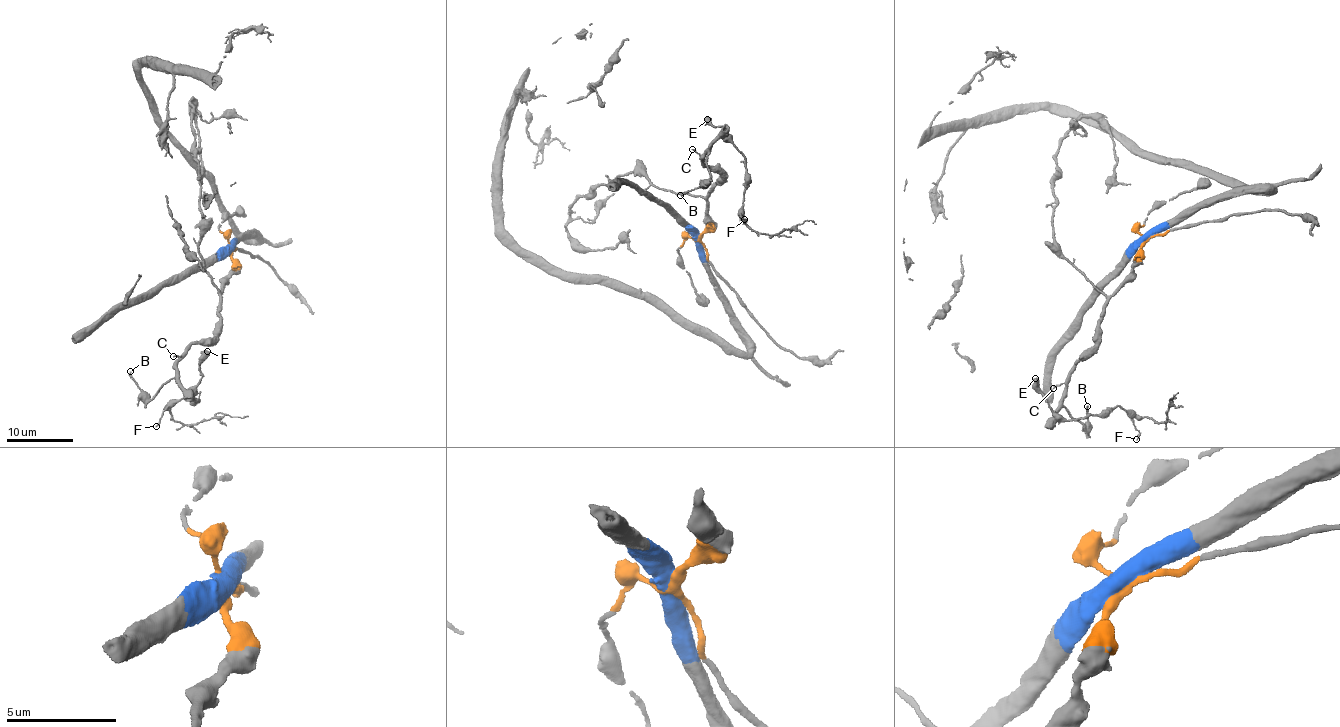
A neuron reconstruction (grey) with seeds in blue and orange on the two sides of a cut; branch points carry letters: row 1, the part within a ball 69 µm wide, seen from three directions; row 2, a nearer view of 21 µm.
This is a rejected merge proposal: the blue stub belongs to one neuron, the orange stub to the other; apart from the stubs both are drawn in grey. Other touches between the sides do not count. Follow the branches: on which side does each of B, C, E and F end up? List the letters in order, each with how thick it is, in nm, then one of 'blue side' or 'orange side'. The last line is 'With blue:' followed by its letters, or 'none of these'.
B: calibre 200 nm; orange side
C: calibre 120 nm; orange side
E: calibre 650 nm; orange side
F: calibre 150 nm; orange side
With blue: none of these

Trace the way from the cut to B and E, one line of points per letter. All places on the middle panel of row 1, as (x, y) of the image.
B: (699, 240), (710, 225), (708, 196), (721, 178), (705, 164), (708, 153), (710, 176), (681, 195)
E: (699, 240), (710, 225), (708, 196), (721, 178), (720, 171), (707, 167), (702, 158), (723, 128), (707, 120)

